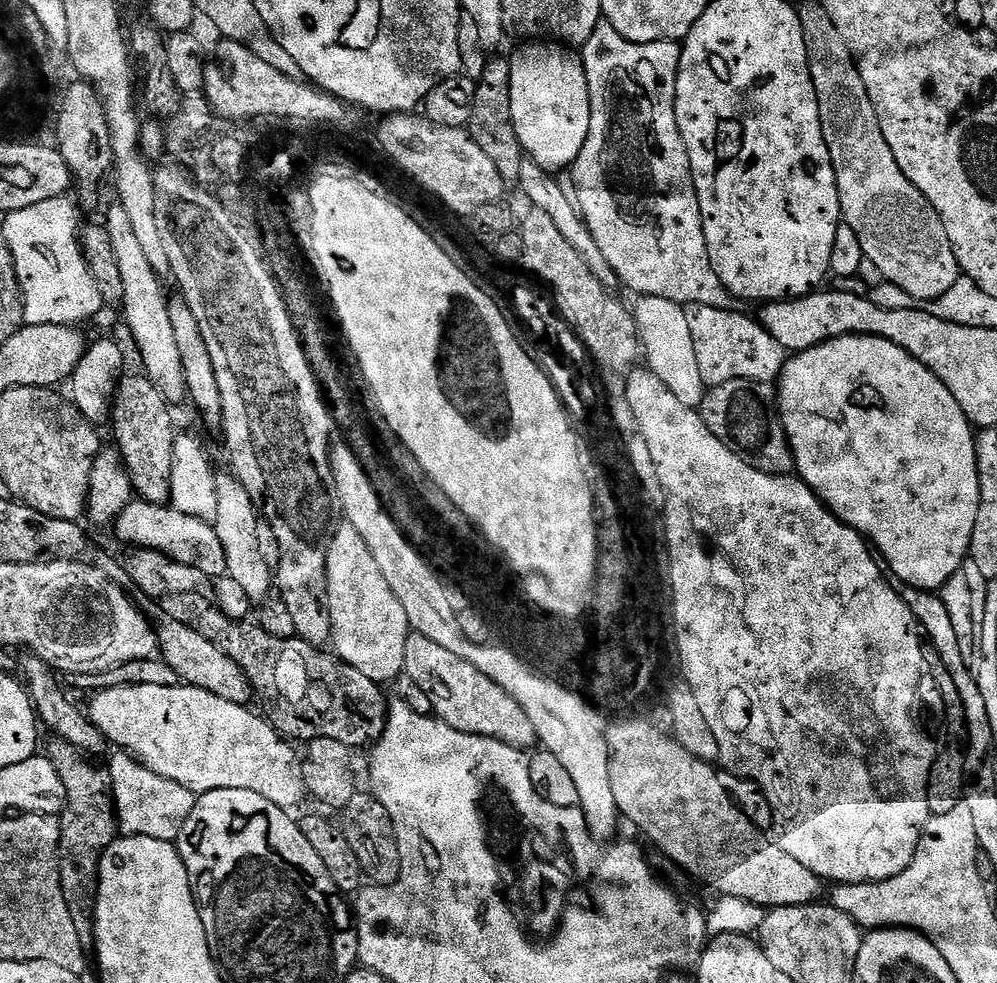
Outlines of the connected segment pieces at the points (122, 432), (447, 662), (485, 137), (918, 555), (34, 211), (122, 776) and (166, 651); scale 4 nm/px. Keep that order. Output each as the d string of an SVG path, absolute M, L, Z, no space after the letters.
M143 374L137 376L121 375L116 385L116 395L112 397L110 409L110 429L116 435L114 447L124 460L124 468L132 483L133 493L139 499L151 504L168 504L172 499L172 454L176 445L178 429L172 425L170 401L164 397L160 389L152 385L152 381Z
M417 634L409 635L404 672L414 678L414 682L418 682L422 690L431 693L435 713L456 730L509 742L533 739L533 726L526 717L526 712L512 696L506 694L492 679L486 678L482 670L475 670L470 662L463 661L455 654L448 654L429 638Z
M489 59L485 63L482 78L476 81L474 106L470 110L470 122L466 131L472 135L474 142L478 142L478 146L482 146L490 162L494 162L505 185L519 185L526 157L524 148L518 142L518 134L514 134L514 118L510 114L510 63L507 59Z
M839 336L805 352L789 355L785 359L784 367L778 373L776 406L794 454L795 475L799 476L806 486L810 486L810 490L814 490L816 497L843 524L850 525L854 531L867 538L871 547L882 557L883 563L889 564L894 574L902 578L902 582L921 588L924 592L936 592L943 589L944 584L955 572L963 569L965 560L970 556L968 547L972 541L974 522L978 518L980 505L980 463L976 457L977 433L962 406L958 406L954 394L950 394L944 383L926 366L922 366L922 362L918 362L906 350L902 350L902 346L894 346L894 342L884 340L880 336Z
M67 195L50 198L46 202L38 202L36 206L26 206L26 210L7 213L3 221L8 224L8 240L11 240L16 260L20 268L20 288L24 297L25 324L71 324L83 325L83 320L96 316L100 308L105 307L104 300L98 294L98 286L90 274L88 264L84 260L84 251L80 248L78 223L76 224L75 203L68 201Z
M119 750L111 753L112 761L106 767L106 780L110 785L110 800L114 805L114 820L121 833L130 836L145 836L159 840L175 841L179 836L186 818L194 810L198 799L197 793L191 792L186 786L178 786L178 782L170 782L170 778L162 778L162 774L154 774L154 770L140 764L128 753Z
M167 614L154 620L154 631L158 641L158 652L168 663L168 668L177 677L181 684L187 684L190 688L206 690L210 694L218 694L218 698L226 698L226 702L247 705L248 699L253 699L252 685L248 682L248 676L240 667L229 658L210 638L198 634L189 624L178 622L176 617Z

